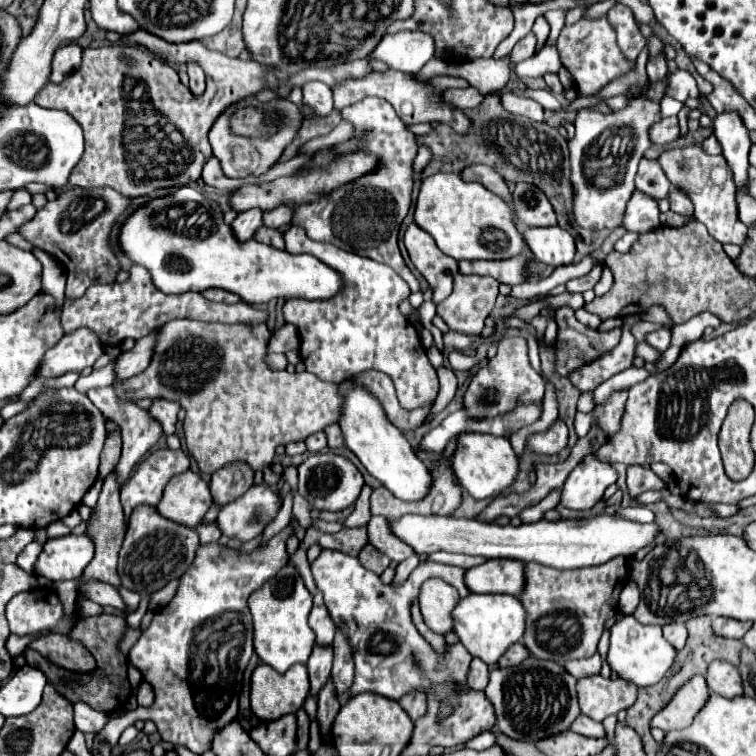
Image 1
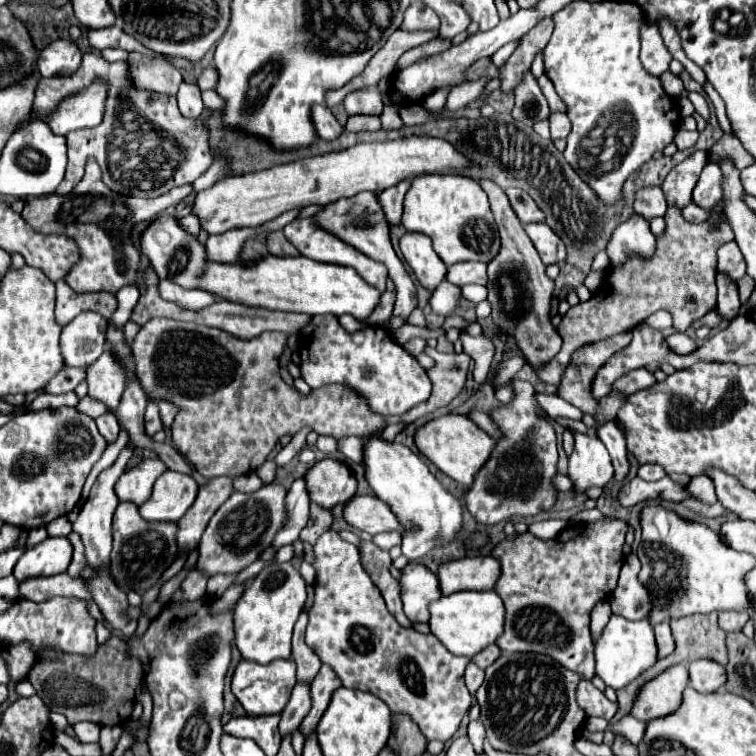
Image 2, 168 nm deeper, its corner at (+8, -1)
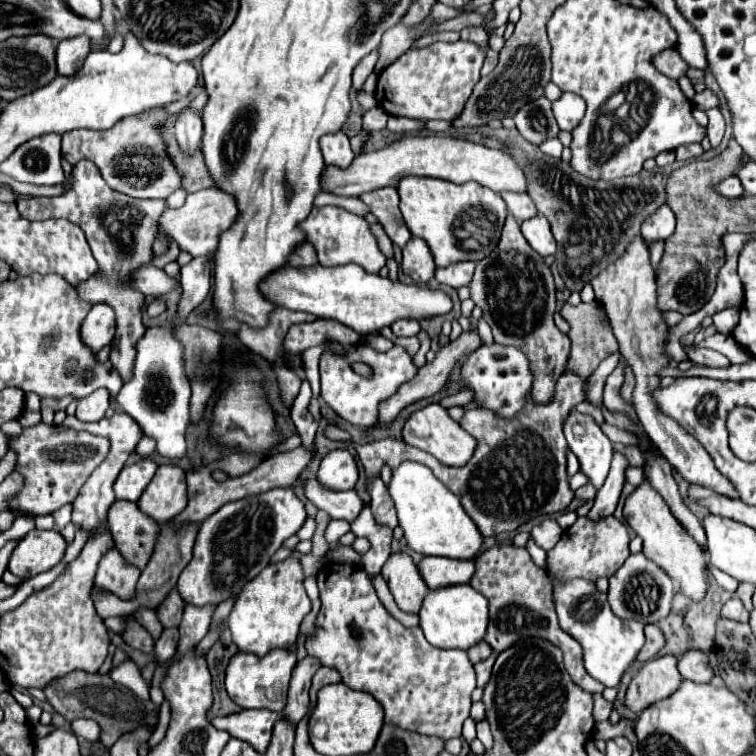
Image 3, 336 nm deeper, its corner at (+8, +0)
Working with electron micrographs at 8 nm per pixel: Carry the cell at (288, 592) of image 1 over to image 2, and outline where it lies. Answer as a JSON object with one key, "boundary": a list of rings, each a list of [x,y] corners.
{"boundary":[[[274,563],[262,569],[234,605],[236,647],[242,653],[242,657],[262,665],[274,659],[288,659],[292,629],[298,621],[304,603],[306,583],[292,563]]]}

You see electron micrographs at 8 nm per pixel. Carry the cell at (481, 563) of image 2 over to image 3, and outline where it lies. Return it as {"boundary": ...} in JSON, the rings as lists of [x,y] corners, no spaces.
{"boundary":[[[426,556],[418,564],[418,568],[430,590],[454,584],[468,584],[470,576],[474,576],[474,560],[450,560]]]}

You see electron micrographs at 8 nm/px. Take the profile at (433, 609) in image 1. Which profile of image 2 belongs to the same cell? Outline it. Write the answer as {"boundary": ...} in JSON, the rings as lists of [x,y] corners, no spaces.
{"boundary":[[[408,563],[402,567],[402,577],[398,583],[406,617],[410,621],[426,623],[430,619],[428,605],[442,597],[438,589],[438,577],[420,563]]]}

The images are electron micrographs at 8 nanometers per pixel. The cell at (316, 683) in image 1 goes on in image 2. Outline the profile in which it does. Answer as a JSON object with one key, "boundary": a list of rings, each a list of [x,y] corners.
{"boundary":[[[296,685],[294,687],[290,701],[282,711],[282,719],[280,719],[280,727],[278,727],[282,739],[292,735],[300,727],[306,713],[310,711],[310,691],[308,689],[310,689],[308,685]]]}

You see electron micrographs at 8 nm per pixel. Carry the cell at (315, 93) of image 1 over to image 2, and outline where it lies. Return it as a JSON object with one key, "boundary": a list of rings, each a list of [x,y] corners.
{"boundary":[[[320,105],[314,107],[312,121],[314,121],[314,125],[316,125],[318,135],[320,135],[324,141],[334,141],[334,139],[338,139],[340,133],[344,131],[344,127],[336,121],[336,117],[332,115],[332,111],[326,109],[326,107],[320,107]]]}

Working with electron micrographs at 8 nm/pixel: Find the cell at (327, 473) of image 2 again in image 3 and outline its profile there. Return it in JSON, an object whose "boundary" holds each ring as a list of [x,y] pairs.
{"boundary":[[[348,450],[328,452],[318,468],[318,480],[334,492],[352,490],[358,482],[358,468],[352,454]]]}

